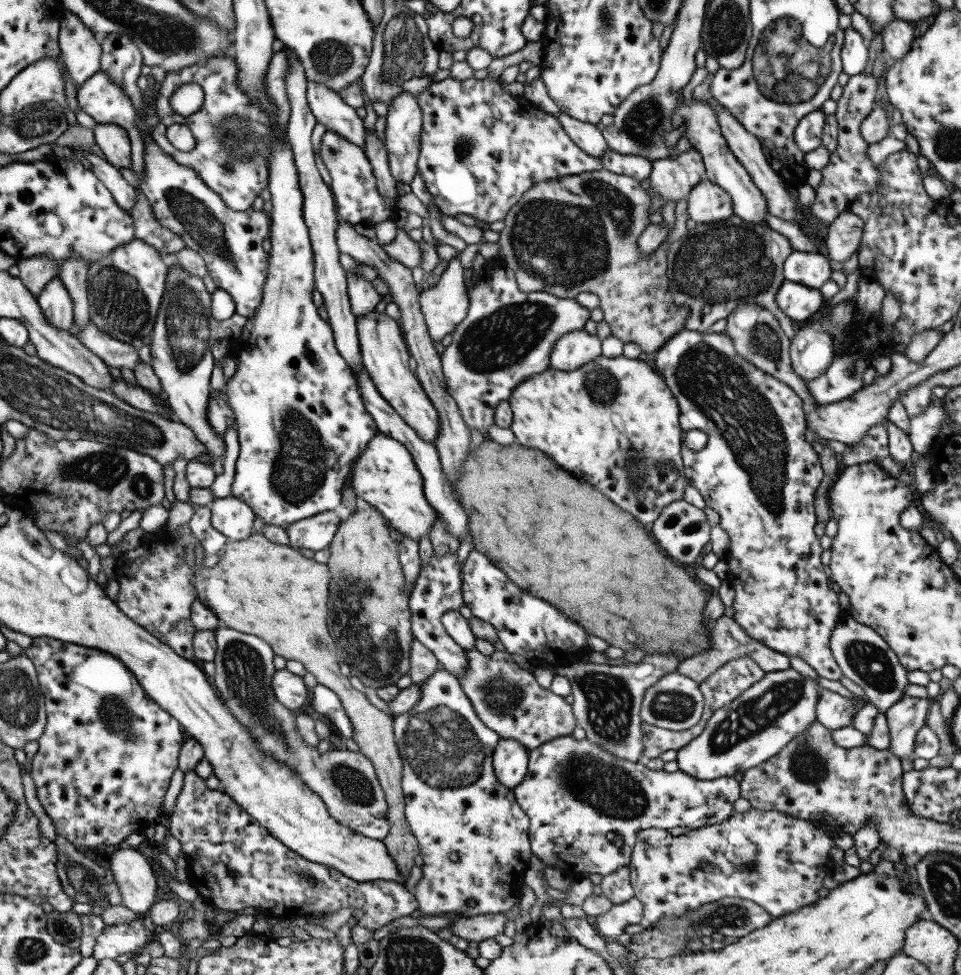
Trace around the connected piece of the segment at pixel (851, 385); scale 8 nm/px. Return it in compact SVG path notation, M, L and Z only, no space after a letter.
M856 354L836 357L824 374L805 382L806 388L820 405L844 400L864 386L862 375L870 366L870 359Z

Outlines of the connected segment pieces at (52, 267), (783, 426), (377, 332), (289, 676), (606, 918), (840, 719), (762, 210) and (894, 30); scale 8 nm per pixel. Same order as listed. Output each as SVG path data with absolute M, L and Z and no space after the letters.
M34 255L22 259L17 264L20 269L19 280L34 296L38 296L46 284L59 275L56 262L46 255Z
M684 328L680 332L676 332L676 335L658 351L656 368L658 368L661 373L660 375L666 380L668 388L670 388L679 404L679 421L682 430L686 432L696 428L696 430L702 430L708 436L705 447L700 451L691 450L683 443L681 445L681 457L685 477L693 482L694 488L703 496L708 508L718 512L720 515L719 524L722 530L726 530L730 539L729 551L724 560L729 566L729 575L726 580L736 593L732 605L735 610L733 619L755 641L765 644L776 652L785 654L787 657L797 656L802 658L822 678L840 681L843 677L843 672L835 661L829 646L832 631L837 627L839 621L843 619L845 613L842 607L840 607L840 603L838 603L838 593L834 592L829 585L831 580L828 575L828 568L822 565L820 561L820 554L824 550L821 547L819 537L814 533L814 526L817 524L816 514L814 513L814 498L816 490L818 490L824 478L824 471L822 471L820 455L810 445L811 438L807 432L803 400L785 382L778 380L778 377L770 376L763 370L756 368L753 364L750 364L747 360L742 359L742 357L738 357L736 349L734 349L734 343L732 343L732 339L726 335L725 331L721 333L701 333Z
M376 310L356 318L363 366L371 376L378 392L424 442L434 443L440 432L441 420L437 408L422 388L419 378L414 376L414 372L408 367L411 354L400 322L386 313L377 313Z
M286 669L274 673L272 692L276 700L292 712L302 712L309 704L309 689L303 678Z
M635 896L622 904L613 905L606 913L597 916L597 926L602 937L617 937L628 924L640 924L644 919L644 903Z
M821 688L818 704L816 704L816 718L826 728L837 730L838 728L853 727L855 715L855 698L844 698L836 692Z
M692 97L688 112L684 114L683 126L686 126L683 136L690 140L691 148L695 148L702 156L706 178L730 195L734 215L746 222L767 223L766 217L770 214L768 213L768 203L766 203L761 190L752 182L748 171L738 162L727 145L714 109L707 105L705 100L695 100Z
M895 18L883 31L883 51L891 62L902 60L911 51L914 39L910 21Z

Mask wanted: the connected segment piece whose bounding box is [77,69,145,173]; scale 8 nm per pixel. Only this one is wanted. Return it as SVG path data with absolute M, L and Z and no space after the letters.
M100 69L78 86L77 102L97 123L114 123L127 130L130 139L130 157L132 158L130 169L137 173L142 172L145 168L145 160L143 159L145 146L140 130L136 127L137 114L133 102L126 91L120 85L113 83L108 74Z

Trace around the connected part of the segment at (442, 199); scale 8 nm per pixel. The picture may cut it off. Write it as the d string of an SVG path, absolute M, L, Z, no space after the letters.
M492 77L478 80L452 78L434 81L418 98L423 121L417 173L424 179L428 192L440 213L448 217L465 214L480 222L504 221L507 213L536 183L606 169L616 174L633 176L642 181L649 178L653 162L635 154L620 154L608 147L599 159L586 154L567 135L561 122L534 105L518 106L518 102Z

